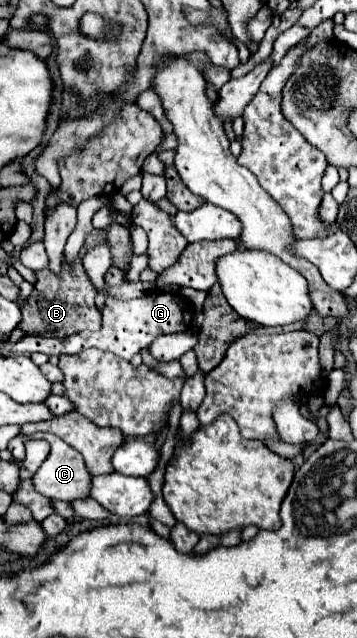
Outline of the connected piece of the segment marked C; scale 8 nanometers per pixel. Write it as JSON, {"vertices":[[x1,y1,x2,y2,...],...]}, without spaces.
{"vertices":[[43,433,51,443,51,453,39,471,33,475,33,485,39,493,57,501,87,499,91,491,91,475,79,451,51,433]]}

